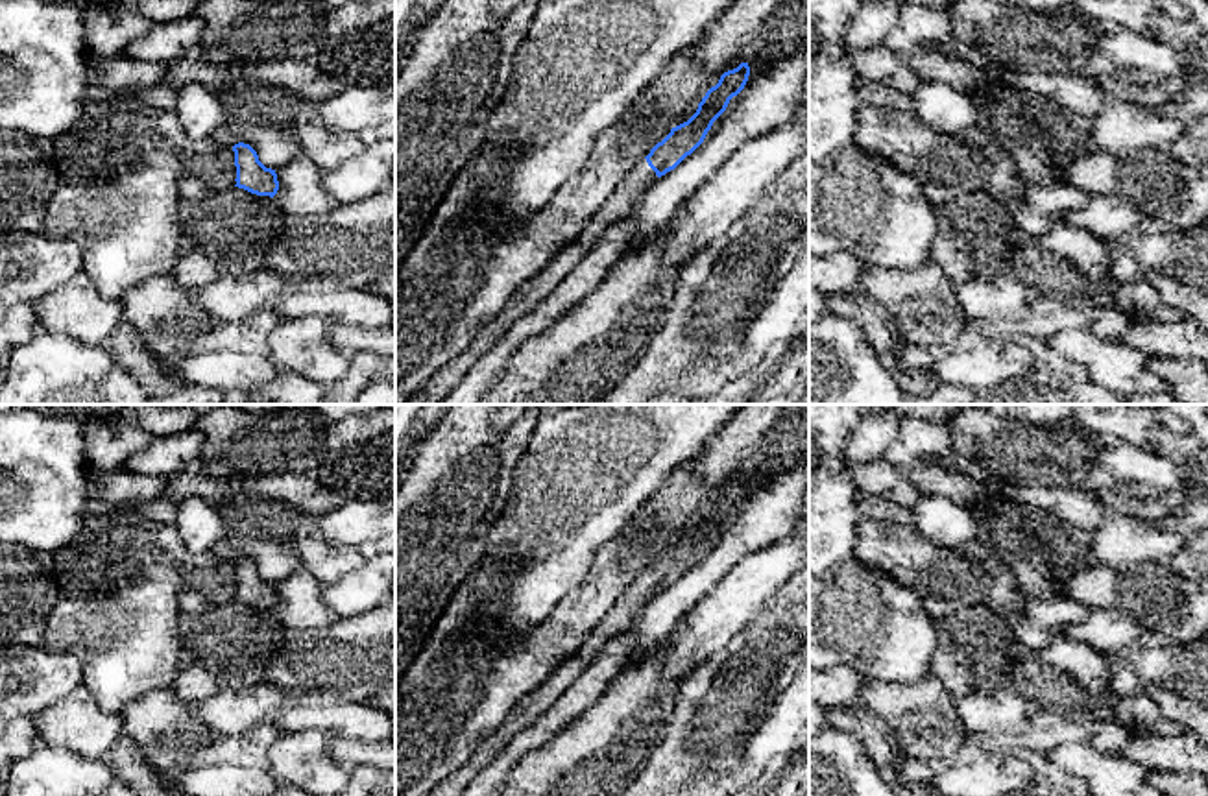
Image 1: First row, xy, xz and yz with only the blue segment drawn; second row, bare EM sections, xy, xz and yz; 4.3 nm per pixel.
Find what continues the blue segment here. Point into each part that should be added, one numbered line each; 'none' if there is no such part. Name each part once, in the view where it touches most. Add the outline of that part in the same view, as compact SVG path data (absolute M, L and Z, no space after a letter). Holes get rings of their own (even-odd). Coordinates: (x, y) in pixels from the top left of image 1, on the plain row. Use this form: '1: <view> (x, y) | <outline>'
1: xz (627, 608) | M643 573L617 598L608 615L587 633L578 650L565 659L538 689L525 696L508 718L478 744L475 754L451 778L443 779L429 796L460 796L460 792L495 759L508 742L539 715L543 715L578 674L617 635L624 633L648 600L659 591Z

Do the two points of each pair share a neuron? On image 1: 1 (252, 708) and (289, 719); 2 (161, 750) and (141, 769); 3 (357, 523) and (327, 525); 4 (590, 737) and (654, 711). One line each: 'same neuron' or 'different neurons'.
1: different neurons
2: different neurons
3: same neuron
4: same neuron

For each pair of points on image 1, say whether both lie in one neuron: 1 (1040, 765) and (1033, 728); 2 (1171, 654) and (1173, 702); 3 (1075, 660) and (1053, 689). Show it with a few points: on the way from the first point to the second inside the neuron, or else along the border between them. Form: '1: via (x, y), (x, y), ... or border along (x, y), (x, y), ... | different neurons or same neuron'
1: border along (1016, 756), (1035, 752), (1048, 761) | different neurons
2: via (1170, 665), (1170, 691) | same neuron
3: via (1066, 667), (1059, 671), (1057, 680) | same neuron

